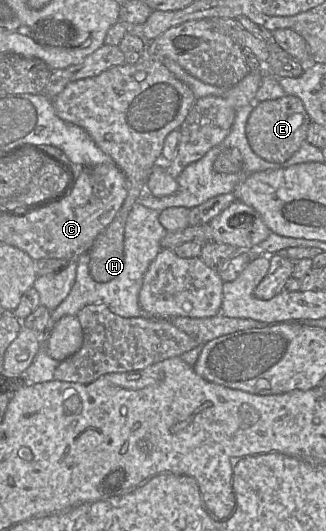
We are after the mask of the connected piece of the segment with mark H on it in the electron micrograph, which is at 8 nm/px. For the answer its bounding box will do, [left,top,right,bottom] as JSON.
[24,185,168,384]

